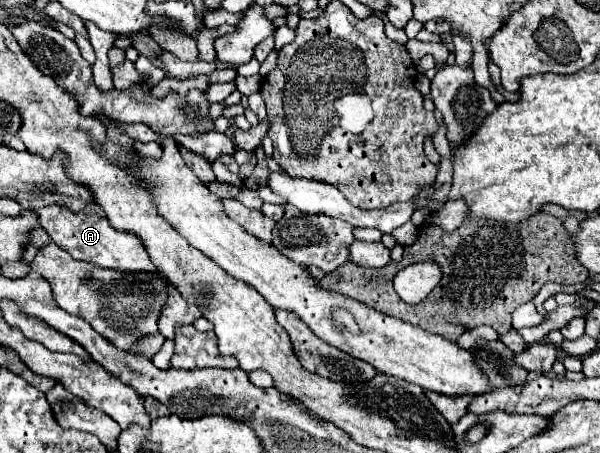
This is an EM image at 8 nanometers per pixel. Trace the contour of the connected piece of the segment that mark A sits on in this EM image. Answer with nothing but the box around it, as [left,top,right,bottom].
[35,204,161,274]

